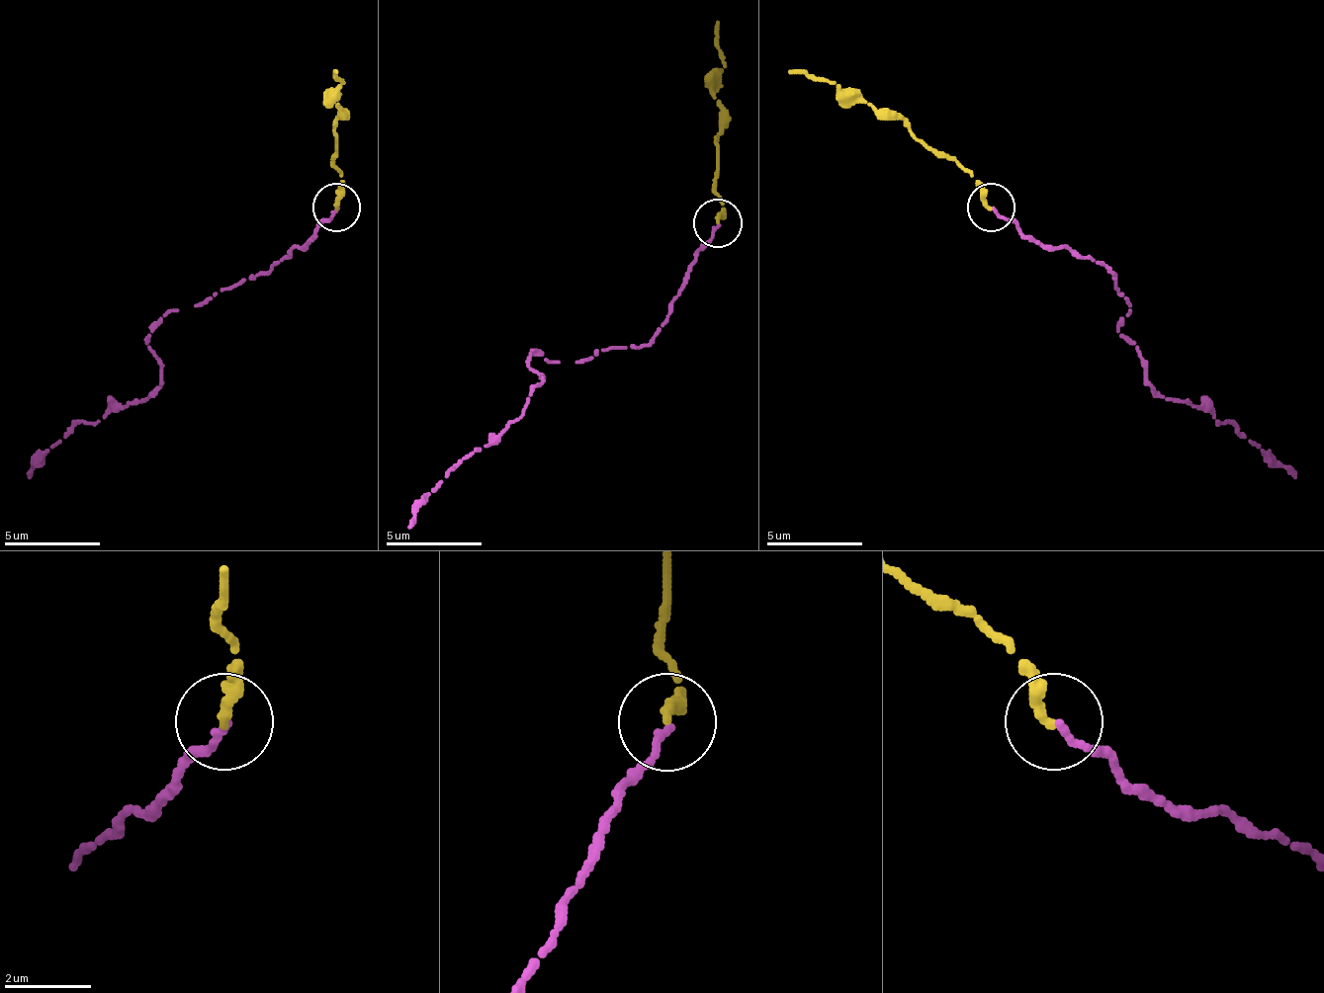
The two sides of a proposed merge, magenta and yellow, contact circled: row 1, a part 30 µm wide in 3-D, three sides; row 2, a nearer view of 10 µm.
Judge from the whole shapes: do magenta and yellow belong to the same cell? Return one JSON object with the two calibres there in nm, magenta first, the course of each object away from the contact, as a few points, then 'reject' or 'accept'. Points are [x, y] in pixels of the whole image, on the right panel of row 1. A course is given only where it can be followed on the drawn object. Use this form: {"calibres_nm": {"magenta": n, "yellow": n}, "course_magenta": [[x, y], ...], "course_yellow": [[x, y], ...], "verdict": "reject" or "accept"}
{"calibres_nm": {"magenta": 170, "yellow": 280}, "course_magenta": [[994, 208], [1042, 247], [1114, 276], [1128, 309], [1119, 328], [1162, 395], [1296, 472]], "course_yellow": [[990, 208], [975, 180], [946, 160], [898, 118], [788, 69]], "verdict": "accept"}

